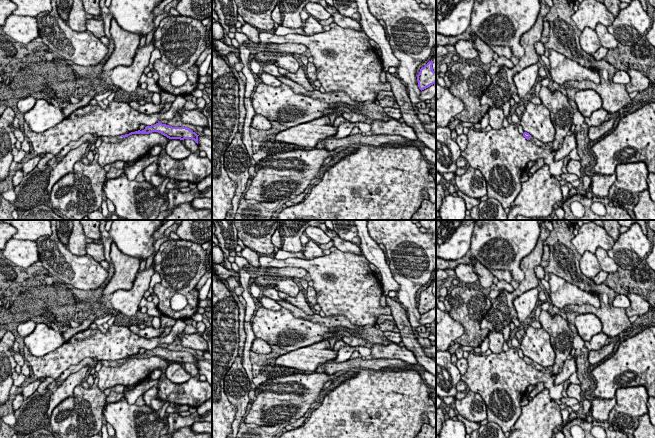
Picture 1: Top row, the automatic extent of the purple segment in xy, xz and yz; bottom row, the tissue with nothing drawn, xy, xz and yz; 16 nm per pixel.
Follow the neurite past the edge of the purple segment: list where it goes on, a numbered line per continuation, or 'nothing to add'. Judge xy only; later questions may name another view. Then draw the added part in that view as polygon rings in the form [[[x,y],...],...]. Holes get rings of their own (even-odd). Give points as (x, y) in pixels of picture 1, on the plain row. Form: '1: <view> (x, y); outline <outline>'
1: xy (118, 363); outline [[[105,360],[102,361],[103,366],[110,366],[110,367],[120,367],[122,366],[126,361],[117,360],[117,361],[111,361],[111,360]]]

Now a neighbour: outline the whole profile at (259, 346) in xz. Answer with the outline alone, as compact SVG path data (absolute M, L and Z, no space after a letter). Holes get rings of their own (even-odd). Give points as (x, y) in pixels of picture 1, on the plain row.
M255 338L251 346L251 351L259 354L269 354L271 353L271 346L264 340Z

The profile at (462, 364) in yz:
M465 358L458 359L456 362L456 367L460 371L460 374L464 375L467 371L467 368L468 368L467 359L465 359Z

